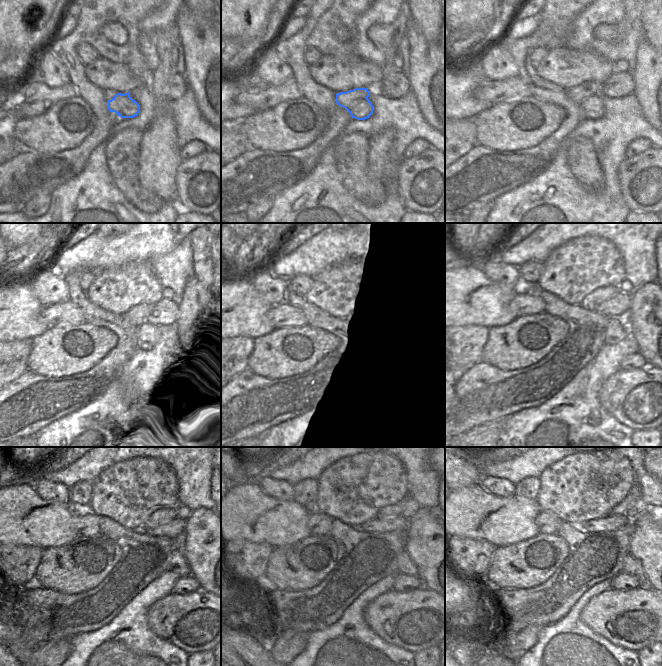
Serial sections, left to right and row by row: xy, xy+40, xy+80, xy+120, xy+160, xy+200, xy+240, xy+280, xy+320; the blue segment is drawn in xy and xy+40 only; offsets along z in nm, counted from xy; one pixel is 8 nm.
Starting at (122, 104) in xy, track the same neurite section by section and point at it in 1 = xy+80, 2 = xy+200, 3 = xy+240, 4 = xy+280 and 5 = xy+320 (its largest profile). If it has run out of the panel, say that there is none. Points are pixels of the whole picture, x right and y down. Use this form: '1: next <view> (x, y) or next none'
1: next xy+80 (591, 105)
2: next xy+200 (616, 330)
3: next xy+240 (176, 562)
4: next xy+280 (404, 565)
5: next xy+320 (632, 566)

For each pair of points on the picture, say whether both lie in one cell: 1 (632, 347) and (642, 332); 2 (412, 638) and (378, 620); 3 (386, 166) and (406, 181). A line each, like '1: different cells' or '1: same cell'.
1: different cells
2: same cell
3: different cells

